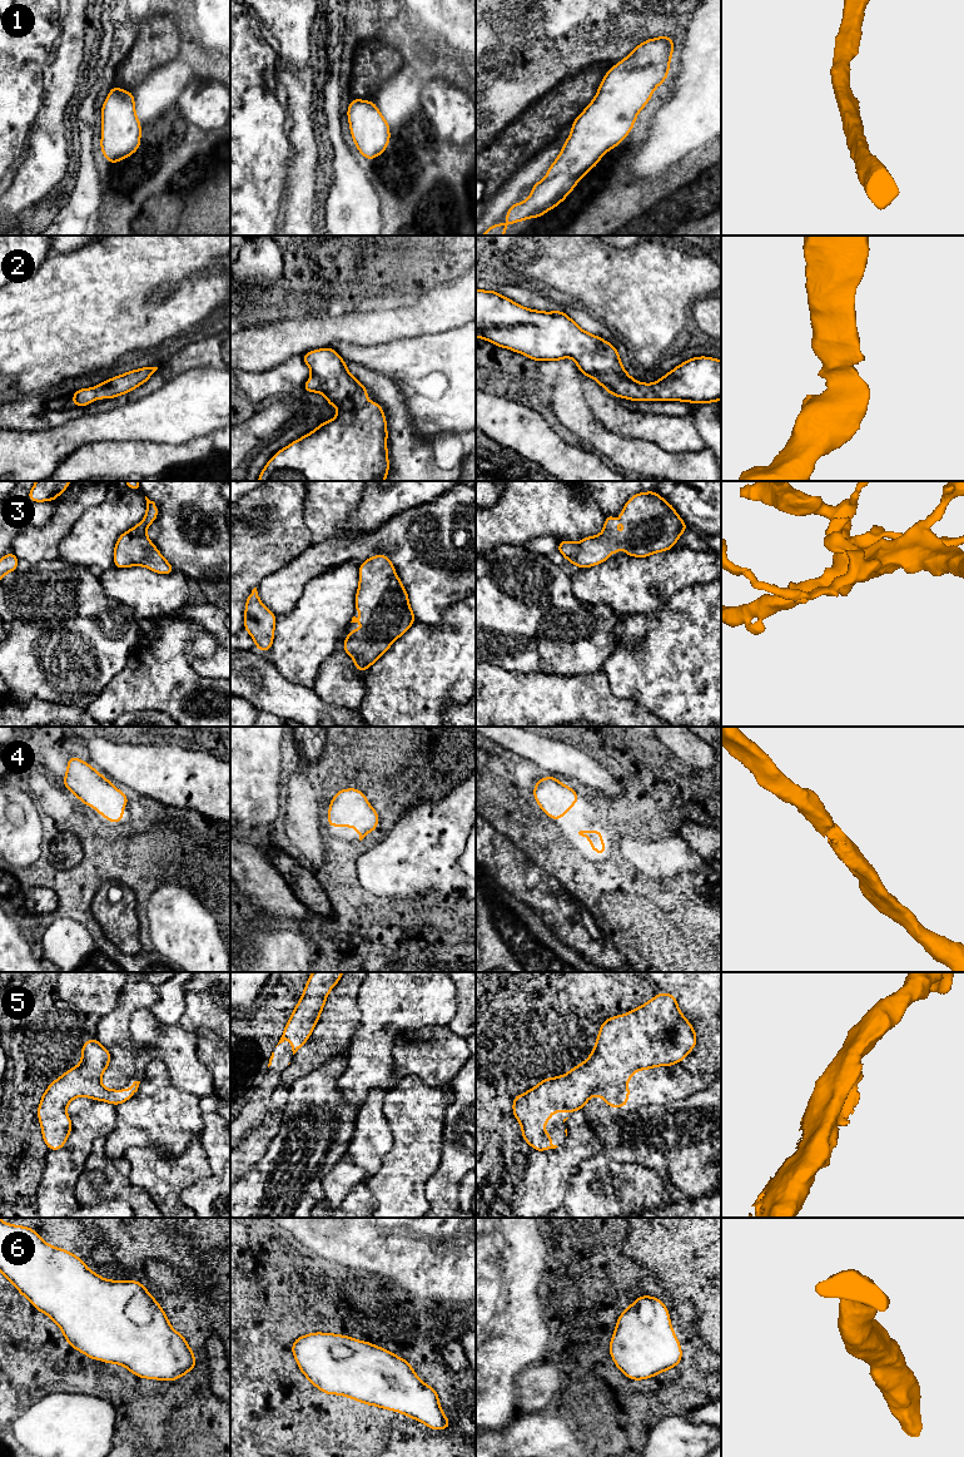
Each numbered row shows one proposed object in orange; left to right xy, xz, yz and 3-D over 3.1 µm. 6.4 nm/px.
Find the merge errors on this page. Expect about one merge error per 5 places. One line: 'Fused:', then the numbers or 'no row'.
Fused: no row

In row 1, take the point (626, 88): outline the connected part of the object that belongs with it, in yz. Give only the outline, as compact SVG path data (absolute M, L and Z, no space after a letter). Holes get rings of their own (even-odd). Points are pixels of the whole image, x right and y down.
M670 36L649 39L611 68L590 105L572 122L572 132L567 138L558 158L543 174L547 179L532 185L532 194L525 203L515 203L507 212L507 226L493 224L481 236L503 236L507 228L530 217L538 218L550 208L556 208L575 188L578 180L598 164L601 157L621 142L631 132L636 115L649 103L655 88L662 84L670 69L674 54L674 40Z

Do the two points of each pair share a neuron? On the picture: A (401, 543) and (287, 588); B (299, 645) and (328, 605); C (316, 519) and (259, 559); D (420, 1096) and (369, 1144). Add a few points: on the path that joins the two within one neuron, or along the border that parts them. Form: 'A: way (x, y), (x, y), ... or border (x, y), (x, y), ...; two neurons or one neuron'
A: way (372, 544), (363, 548), (336, 550), (316, 559); one neuron
B: way (307, 635), (321, 615); one neuron
C: border (304, 496), (303, 520), (312, 534); two neurons
D: border (383, 1098), (383, 1116), (392, 1140), (384, 1155); two neurons

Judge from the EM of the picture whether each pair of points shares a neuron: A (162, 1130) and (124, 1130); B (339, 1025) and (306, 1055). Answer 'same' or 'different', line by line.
A: same
B: same

